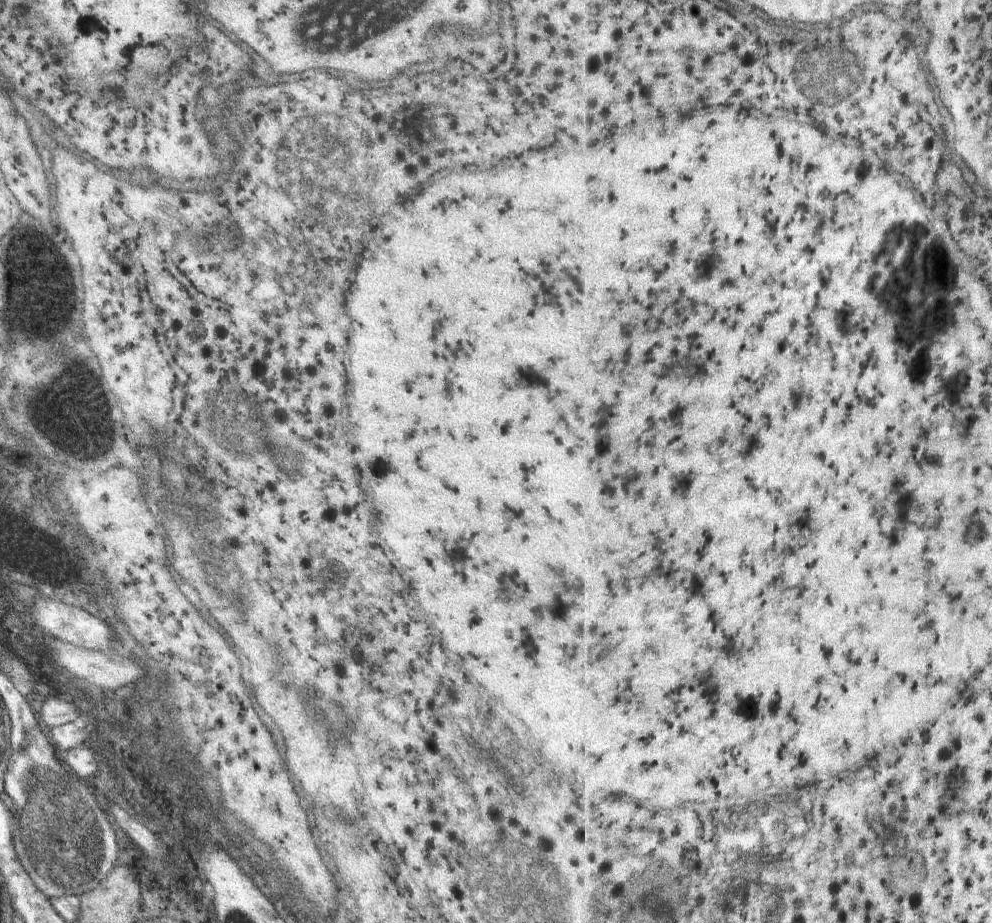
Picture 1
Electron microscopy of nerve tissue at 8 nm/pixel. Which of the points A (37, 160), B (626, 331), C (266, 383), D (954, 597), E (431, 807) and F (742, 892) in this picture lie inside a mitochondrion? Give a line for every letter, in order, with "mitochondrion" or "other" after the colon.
A: other
B: other
C: other
D: other
E: other
F: other

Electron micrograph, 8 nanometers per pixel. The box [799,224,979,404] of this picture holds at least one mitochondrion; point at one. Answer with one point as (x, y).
(894, 233)

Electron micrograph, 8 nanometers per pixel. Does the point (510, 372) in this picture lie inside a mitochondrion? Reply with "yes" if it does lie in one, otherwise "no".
yes

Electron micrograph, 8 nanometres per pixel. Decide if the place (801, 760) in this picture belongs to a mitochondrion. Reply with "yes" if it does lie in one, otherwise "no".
no

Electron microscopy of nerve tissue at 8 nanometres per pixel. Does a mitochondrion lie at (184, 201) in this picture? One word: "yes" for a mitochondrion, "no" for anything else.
no

